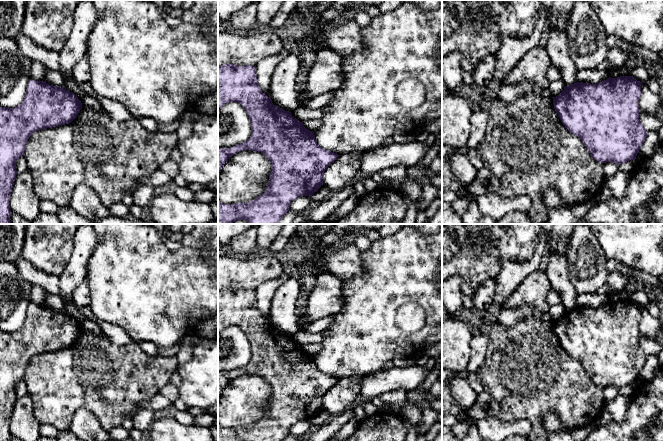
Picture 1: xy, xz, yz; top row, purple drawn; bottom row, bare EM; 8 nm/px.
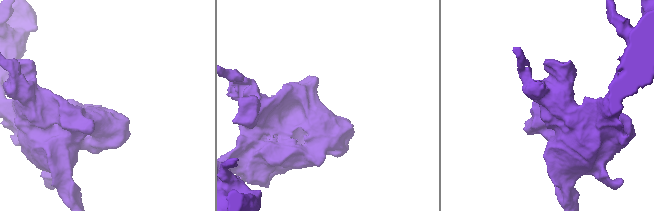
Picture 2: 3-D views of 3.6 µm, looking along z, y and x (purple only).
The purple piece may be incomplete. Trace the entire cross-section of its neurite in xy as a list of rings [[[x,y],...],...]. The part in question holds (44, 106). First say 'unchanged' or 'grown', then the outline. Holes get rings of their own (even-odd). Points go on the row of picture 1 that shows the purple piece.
unchanged; [[[34,79],[29,80],[20,105],[15,108],[0,106],[0,224],[12,224],[9,202],[17,175],[16,161],[23,156],[30,135],[38,130],[70,124],[81,108],[82,103],[74,93]]]

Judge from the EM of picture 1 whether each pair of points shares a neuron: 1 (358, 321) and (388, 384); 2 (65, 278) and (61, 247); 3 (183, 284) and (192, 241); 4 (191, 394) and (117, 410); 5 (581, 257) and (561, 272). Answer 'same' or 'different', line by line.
1: different
2: different
3: different
4: different
5: different

